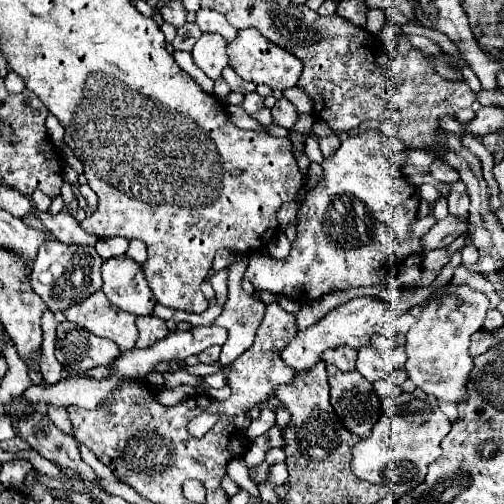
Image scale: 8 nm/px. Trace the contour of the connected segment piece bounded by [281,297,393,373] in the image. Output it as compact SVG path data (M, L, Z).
M377 297L351 299L351 301L335 307L333 311L329 311L319 323L311 325L305 331L299 331L295 335L295 339L283 349L283 353L281 353L283 361L287 365L291 365L297 373L303 373L321 361L321 353L325 349L339 347L339 345L349 345L353 349L361 349L363 345L369 345L369 339L375 333L379 333L381 327L391 321L391 317L393 317L393 309L383 299L377 299Z

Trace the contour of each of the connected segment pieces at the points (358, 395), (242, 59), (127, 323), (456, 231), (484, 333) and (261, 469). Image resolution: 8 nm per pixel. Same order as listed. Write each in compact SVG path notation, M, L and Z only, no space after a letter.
M327 367L327 373L329 373L329 387L331 387L331 405L337 417L343 421L349 433L365 439L371 433L377 419L381 417L381 411L379 411L381 399L373 391L373 385L357 371L339 371L337 367Z
M255 29L239 31L237 39L227 45L227 55L229 55L231 67L237 71L237 75L241 79L257 83L257 85L263 83L263 85L269 85L271 89L279 89L279 91L295 87L301 77L301 71L303 71L303 63L295 55L291 55L291 53L279 49L277 45L273 45L271 41L263 39L261 33Z
M103 291L93 293L85 301L71 305L63 311L65 317L79 327L89 329L91 333L99 337L107 337L117 343L119 349L129 351L135 347L137 341L137 327L135 327L135 315L115 307Z
M445 217L441 221L437 221L429 233L425 233L421 238L421 244L424 252L429 252L435 249L443 249L449 247L459 235L467 233L467 223L457 221L455 217Z
M481 329L481 331L477 331L477 333L471 337L471 347L469 347L471 357L477 357L477 355L485 353L491 345L499 345L499 343L501 343L501 339L493 337L493 335L491 335L491 331Z
M265 461L259 464L254 469L248 469L249 476L251 480L258 485L263 481L267 481L267 475L269 475L269 469L271 469L271 465L267 465Z

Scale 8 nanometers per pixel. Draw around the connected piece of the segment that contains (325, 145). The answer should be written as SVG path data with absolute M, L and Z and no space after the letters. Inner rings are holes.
M337 135L319 137L319 145L321 145L321 151L323 151L323 155L325 155L325 157L327 157L327 155L331 155L331 153L335 153L335 151L339 149L339 143L341 143L341 139L339 139Z

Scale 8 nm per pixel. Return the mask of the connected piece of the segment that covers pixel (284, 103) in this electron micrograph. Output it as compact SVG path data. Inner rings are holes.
M285 97L275 103L271 113L273 113L273 123L281 125L285 129L291 129L295 125L295 121L299 119L299 113L297 113L295 105L289 99L285 99Z

